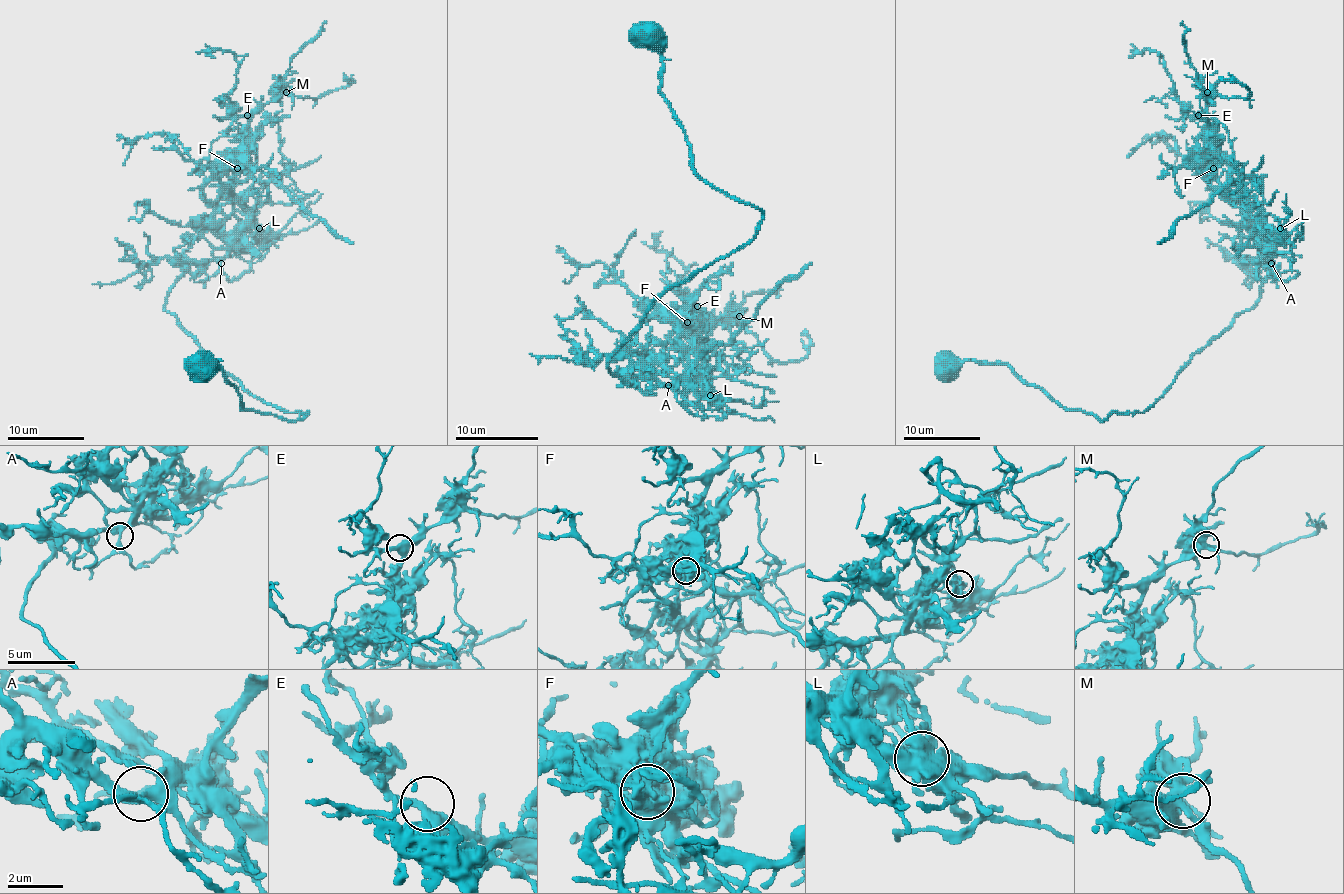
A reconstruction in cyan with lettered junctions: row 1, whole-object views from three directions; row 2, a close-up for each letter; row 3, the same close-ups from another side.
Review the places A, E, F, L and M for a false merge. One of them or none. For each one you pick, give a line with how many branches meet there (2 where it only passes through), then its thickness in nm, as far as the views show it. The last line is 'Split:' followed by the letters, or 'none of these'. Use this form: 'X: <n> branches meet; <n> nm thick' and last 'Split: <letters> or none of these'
F: 3 branches meet; 480 nm thick
Split: F

